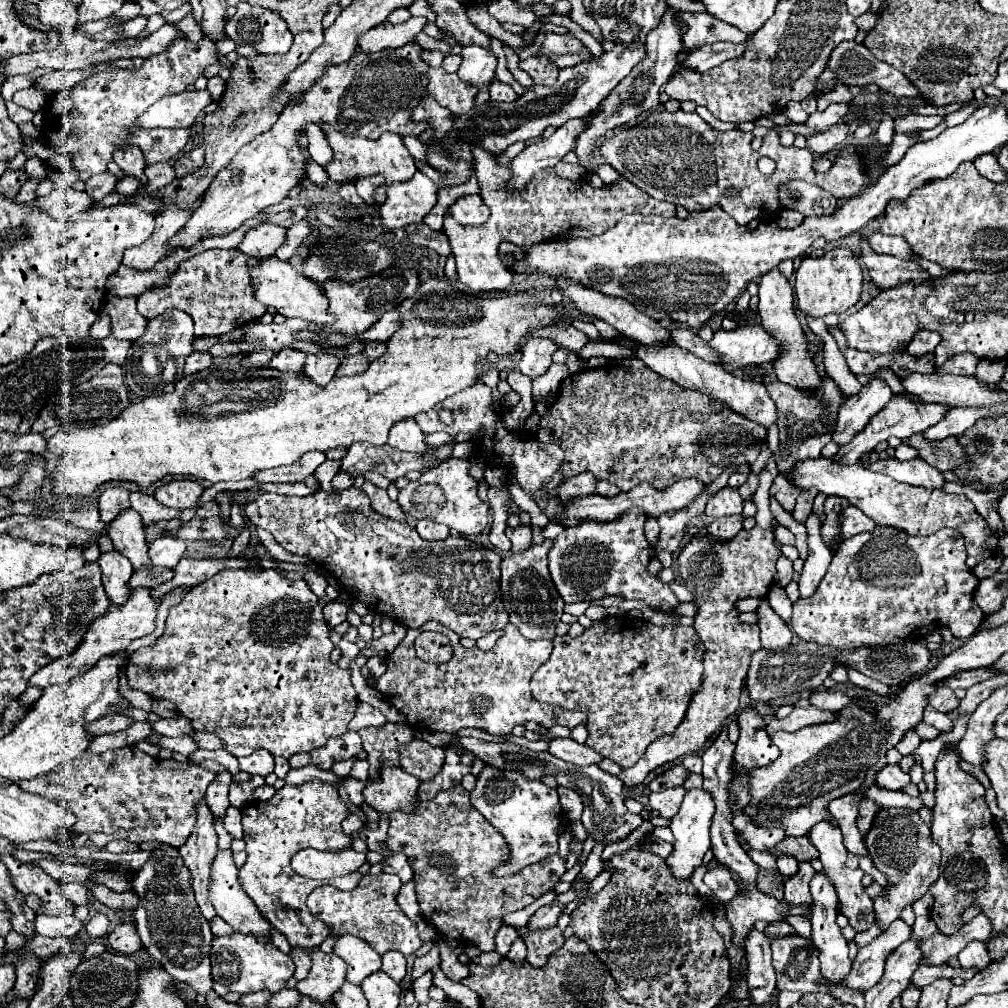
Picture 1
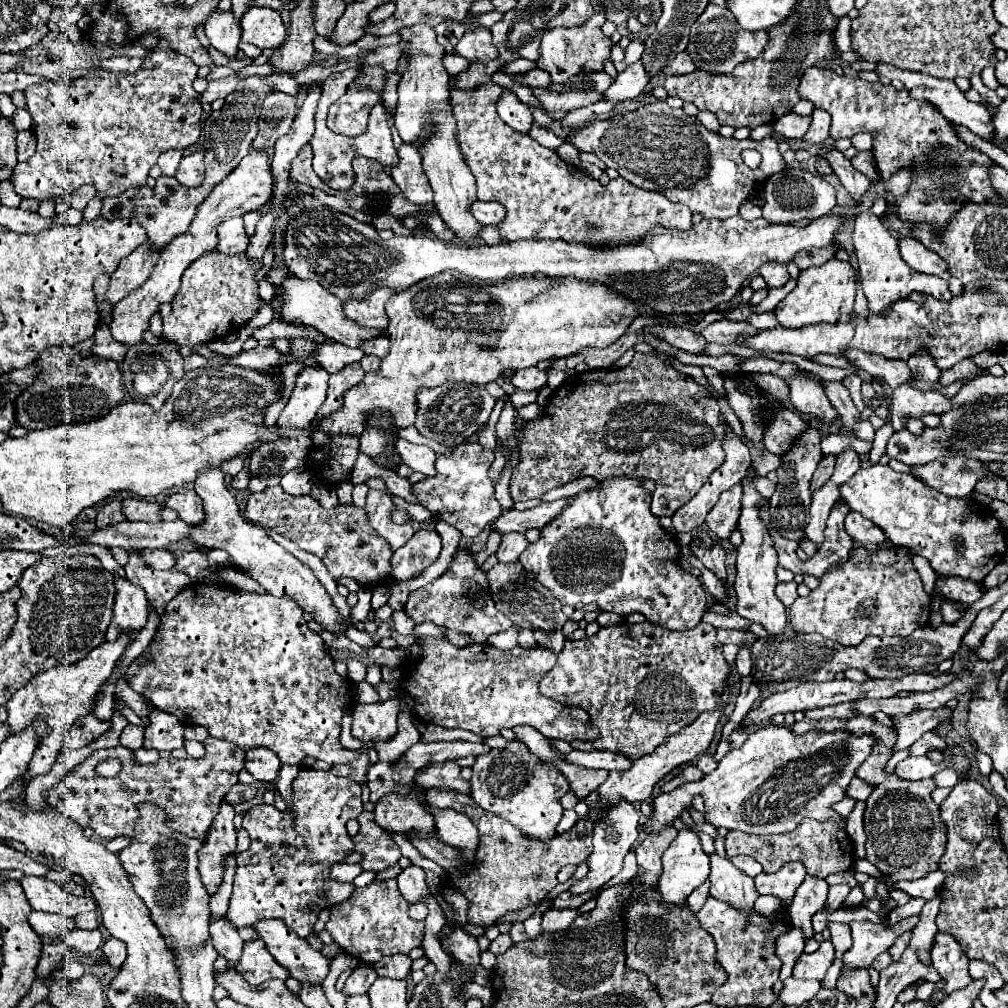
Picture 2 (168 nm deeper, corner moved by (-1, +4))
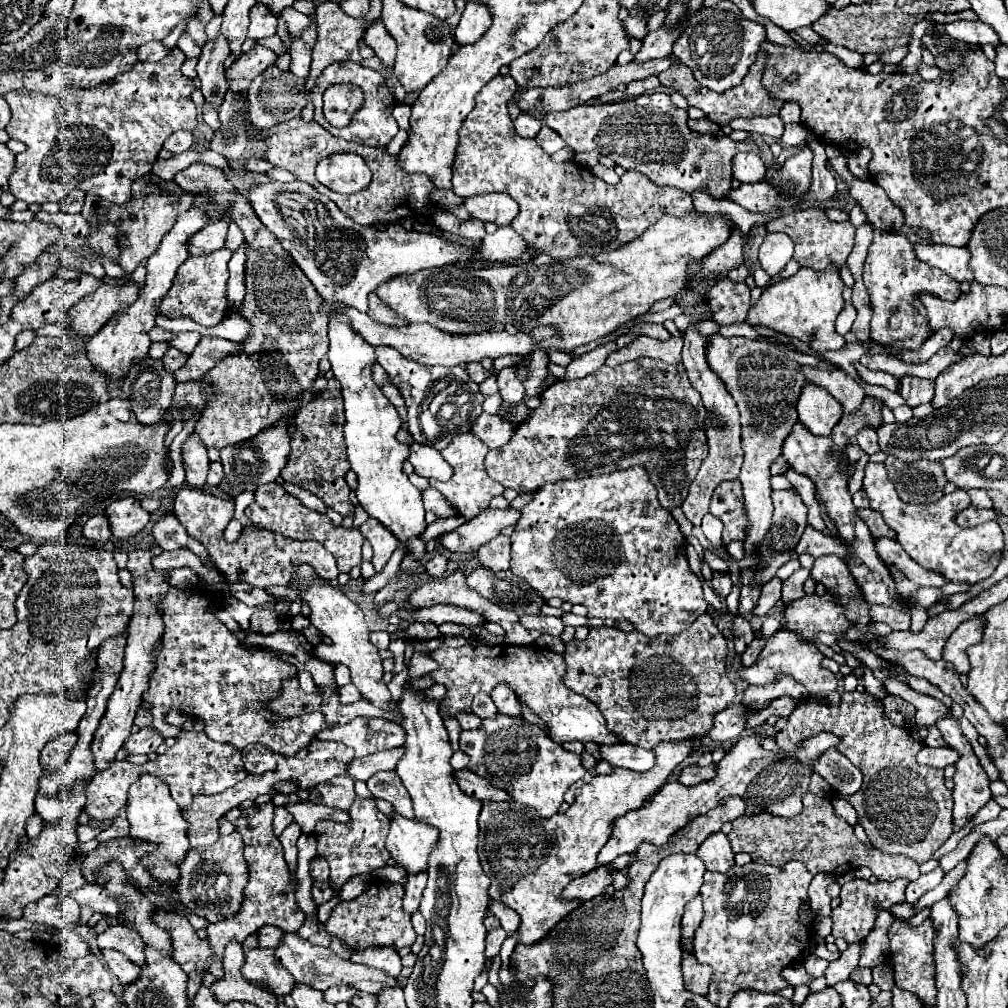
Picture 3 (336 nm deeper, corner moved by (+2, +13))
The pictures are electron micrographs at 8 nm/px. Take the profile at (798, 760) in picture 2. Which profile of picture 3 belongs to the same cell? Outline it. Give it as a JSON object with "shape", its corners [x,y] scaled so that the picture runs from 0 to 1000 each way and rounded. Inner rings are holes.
{"shape":[[[744,727],[740,731],[734,731],[718,749],[716,755],[710,757],[710,771],[704,775],[696,775],[688,781],[681,781],[673,775],[659,777],[645,793],[645,799],[629,803],[615,813],[609,814],[609,824],[603,836],[593,846],[593,856],[601,858],[609,854],[617,846],[627,846],[633,842],[637,834],[645,834],[649,838],[659,838],[663,830],[679,820],[683,814],[687,814],[692,809],[702,807],[704,803],[712,801],[720,791],[734,791],[740,797],[738,809],[748,811],[752,807],[764,807],[778,813],[788,813],[796,805],[796,791],[802,785],[806,759],[815,751],[817,745],[829,743],[835,737],[835,733],[827,727],[812,727],[806,731],[796,733],[788,749],[782,751],[780,747],[762,747],[756,741],[756,729]]]}

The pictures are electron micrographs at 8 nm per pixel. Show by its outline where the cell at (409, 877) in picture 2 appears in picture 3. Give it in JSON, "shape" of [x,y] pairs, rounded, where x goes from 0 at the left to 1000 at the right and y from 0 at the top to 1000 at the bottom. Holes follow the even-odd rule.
{"shape":[[[423,864],[405,866],[405,868],[403,868],[403,874],[401,874],[401,904],[403,904],[403,906],[409,906],[409,904],[415,902],[419,884],[421,884],[421,880],[423,880],[423,874],[425,874]]]}

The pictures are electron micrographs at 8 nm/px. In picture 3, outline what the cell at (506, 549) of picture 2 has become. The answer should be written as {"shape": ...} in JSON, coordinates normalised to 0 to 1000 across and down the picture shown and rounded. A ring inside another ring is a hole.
{"shape":[[[494,531],[480,539],[474,545],[474,555],[480,563],[486,563],[488,566],[498,566],[504,564],[506,561],[506,533]]]}

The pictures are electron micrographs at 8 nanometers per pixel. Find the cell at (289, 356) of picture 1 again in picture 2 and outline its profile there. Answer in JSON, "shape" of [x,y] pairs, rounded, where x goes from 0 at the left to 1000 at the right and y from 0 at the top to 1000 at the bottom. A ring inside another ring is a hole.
{"shape":[[[255,343],[251,347],[241,347],[229,355],[225,355],[225,361],[237,363],[237,365],[249,365],[249,367],[261,367],[279,357],[279,349],[271,343]]]}

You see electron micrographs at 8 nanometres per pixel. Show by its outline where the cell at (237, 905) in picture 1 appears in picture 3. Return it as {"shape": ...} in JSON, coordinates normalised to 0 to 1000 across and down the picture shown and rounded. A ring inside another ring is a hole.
{"shape":[[[280,926],[278,938],[274,939],[274,951],[278,953],[278,957],[282,961],[286,961],[290,965],[290,969],[296,975],[302,975],[302,977],[317,981],[317,983],[323,983],[325,979],[335,977],[335,975],[351,975],[357,983],[363,983],[363,985],[375,985],[383,975],[395,977],[395,971],[383,969],[383,965],[371,963],[367,959],[351,957],[349,953],[341,953],[333,945],[329,945],[325,939],[310,938],[306,932],[296,930],[294,926]]]}

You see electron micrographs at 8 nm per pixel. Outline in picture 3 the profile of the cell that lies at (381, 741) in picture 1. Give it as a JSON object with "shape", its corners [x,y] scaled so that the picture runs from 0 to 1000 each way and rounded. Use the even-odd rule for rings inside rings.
{"shape":[[[375,765],[365,775],[365,783],[369,791],[377,791],[389,797],[389,801],[403,811],[411,811],[407,789],[403,781],[399,781],[399,775],[395,773],[393,765]]]}

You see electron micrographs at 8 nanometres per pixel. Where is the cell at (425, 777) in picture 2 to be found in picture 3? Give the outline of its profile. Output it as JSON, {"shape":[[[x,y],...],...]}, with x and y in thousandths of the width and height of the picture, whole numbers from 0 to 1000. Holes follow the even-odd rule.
{"shape":[[[464,763],[450,765],[450,773],[452,773],[454,781],[456,781],[462,789],[466,789],[466,791],[470,791],[470,793],[476,793],[476,795],[480,795],[480,793],[486,793],[486,795],[502,795],[502,785],[488,781],[482,773],[470,769],[470,767],[464,765]]]}

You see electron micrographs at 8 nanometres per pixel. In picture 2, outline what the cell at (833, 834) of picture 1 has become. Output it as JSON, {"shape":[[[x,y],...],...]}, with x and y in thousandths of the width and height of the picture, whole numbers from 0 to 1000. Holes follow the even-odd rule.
{"shape":[[[904,909],[904,911],[898,911],[894,915],[890,915],[890,919],[886,919],[885,922],[878,921],[878,919],[872,919],[872,917],[866,917],[866,915],[844,915],[844,927],[846,927],[846,938],[836,946],[836,964],[834,968],[838,968],[838,960],[862,960],[866,956],[866,952],[884,940],[884,937],[900,923],[908,921],[910,919],[910,913],[912,909]]]}

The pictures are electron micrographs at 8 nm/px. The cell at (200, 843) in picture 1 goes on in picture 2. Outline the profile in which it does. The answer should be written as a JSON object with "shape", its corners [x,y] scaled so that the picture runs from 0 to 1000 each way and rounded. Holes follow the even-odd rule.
{"shape":[[[219,911],[215,915],[211,915],[207,919],[209,923],[209,929],[213,933],[213,940],[217,946],[221,946],[225,950],[225,960],[231,960],[239,948],[239,938],[241,938],[241,933],[235,931],[235,925],[231,923],[231,919]]]}

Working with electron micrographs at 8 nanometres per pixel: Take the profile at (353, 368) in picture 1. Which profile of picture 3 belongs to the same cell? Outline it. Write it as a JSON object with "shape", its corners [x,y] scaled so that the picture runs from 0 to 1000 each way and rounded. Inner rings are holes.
{"shape":[[[327,374],[325,384],[296,408],[292,416],[294,426],[290,432],[290,449],[286,461],[280,465],[280,475],[306,485],[341,513],[351,507],[351,501],[345,495],[347,483],[341,475],[343,467],[347,467],[347,459],[343,455],[343,439],[339,439],[339,424],[343,416],[337,388],[339,382],[331,374]]]}

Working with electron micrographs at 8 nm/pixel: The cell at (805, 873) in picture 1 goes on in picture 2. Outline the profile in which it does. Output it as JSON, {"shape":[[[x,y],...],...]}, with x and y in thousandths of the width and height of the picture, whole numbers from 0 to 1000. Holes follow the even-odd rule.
{"shape":[[[799,869],[797,877],[791,881],[787,897],[783,901],[783,909],[787,913],[787,919],[797,923],[797,931],[803,933],[809,929],[805,919],[805,909],[820,899],[820,875],[809,869]]]}

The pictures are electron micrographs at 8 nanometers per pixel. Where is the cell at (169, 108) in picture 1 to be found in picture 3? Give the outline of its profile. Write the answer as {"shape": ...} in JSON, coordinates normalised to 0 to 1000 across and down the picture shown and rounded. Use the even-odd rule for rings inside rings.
{"shape":[[[252,45],[250,51],[242,53],[240,57],[236,57],[226,68],[224,68],[224,78],[232,80],[232,78],[254,78],[264,66],[268,66],[274,61],[274,53],[266,47],[258,47]]]}

